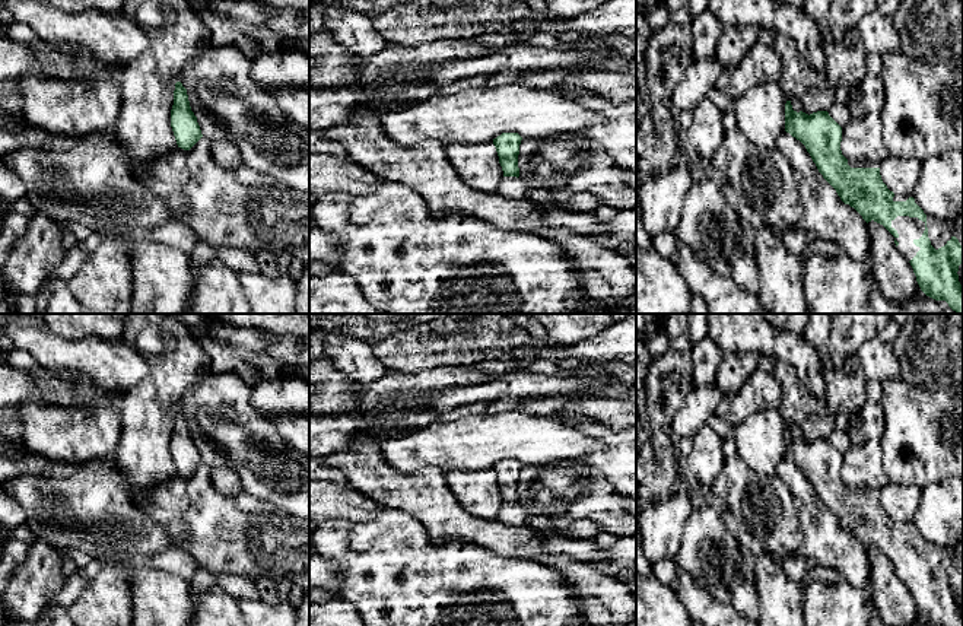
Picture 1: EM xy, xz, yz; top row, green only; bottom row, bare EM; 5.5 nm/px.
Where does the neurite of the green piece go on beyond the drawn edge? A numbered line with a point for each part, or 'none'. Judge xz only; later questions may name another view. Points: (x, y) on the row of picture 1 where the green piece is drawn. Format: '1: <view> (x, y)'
none

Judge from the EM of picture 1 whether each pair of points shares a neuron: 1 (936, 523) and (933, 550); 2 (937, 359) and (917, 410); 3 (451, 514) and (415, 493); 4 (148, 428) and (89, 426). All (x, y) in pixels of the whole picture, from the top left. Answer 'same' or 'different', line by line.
1: different
2: different
3: same
4: different

